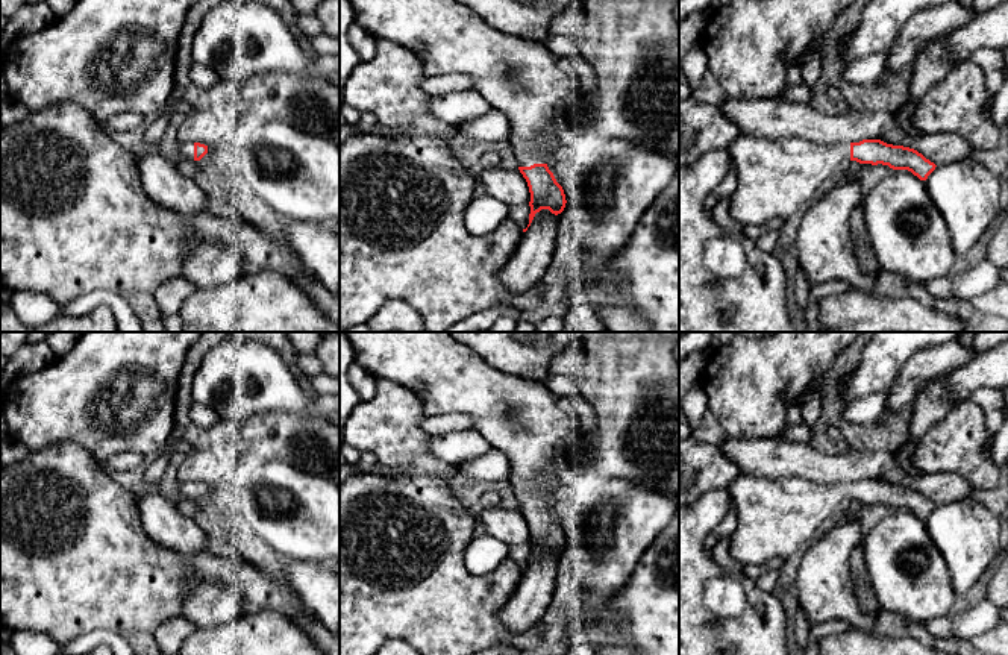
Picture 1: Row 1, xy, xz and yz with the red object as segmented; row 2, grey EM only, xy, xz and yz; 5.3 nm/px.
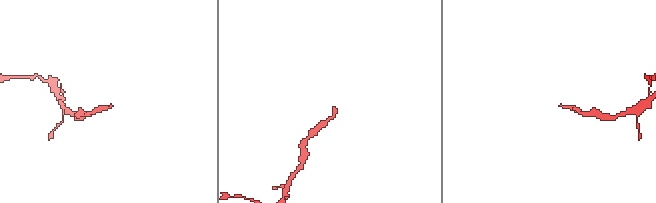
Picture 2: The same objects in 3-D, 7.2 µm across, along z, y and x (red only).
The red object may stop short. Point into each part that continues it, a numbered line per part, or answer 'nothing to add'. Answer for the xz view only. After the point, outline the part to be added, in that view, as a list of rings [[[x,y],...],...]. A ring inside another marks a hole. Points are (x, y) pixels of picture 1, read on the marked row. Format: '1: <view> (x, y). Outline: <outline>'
1: xz (522, 79). Outline: [[[350,0],[353,23],[359,24],[374,39],[388,39],[417,53],[426,76],[464,74],[474,80],[476,91],[493,106],[503,112],[511,124],[509,143],[518,167],[546,164],[547,150],[561,139],[559,130],[565,126],[568,112],[584,105],[596,117],[597,85],[585,89],[581,79],[559,65],[543,44],[512,36],[488,26],[474,11],[458,0]]]

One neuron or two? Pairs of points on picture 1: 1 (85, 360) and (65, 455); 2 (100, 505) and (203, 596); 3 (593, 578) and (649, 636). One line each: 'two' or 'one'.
1: two
2: two
3: two

